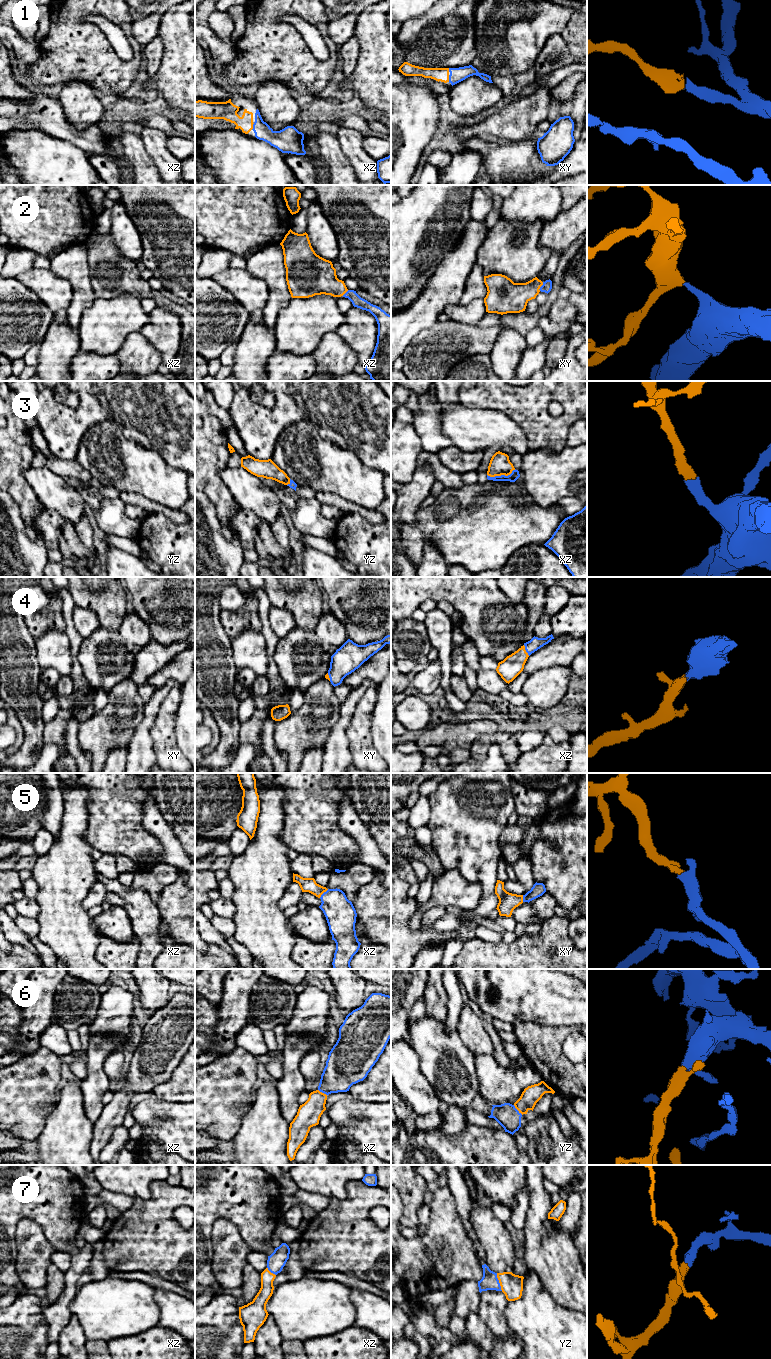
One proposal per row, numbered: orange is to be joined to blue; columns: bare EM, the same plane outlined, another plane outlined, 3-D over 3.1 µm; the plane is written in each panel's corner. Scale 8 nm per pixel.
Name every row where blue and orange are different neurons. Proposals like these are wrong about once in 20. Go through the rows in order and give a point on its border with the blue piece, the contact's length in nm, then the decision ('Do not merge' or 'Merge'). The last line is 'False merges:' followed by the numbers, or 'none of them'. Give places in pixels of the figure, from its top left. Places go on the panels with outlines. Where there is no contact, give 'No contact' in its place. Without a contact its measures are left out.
1: Touches blue at xz (253, 126). Shared border 60 nm. Merge
2: Touches blue at xy (541, 286). Shared border 80 nm. Merge
3: Touches blue at xz (501, 475). Shared border 240 nm. Merge
4: Touches blue at xz (525, 649). Shared border 100 nm. Merge
5: Touches blue at xz (323, 893). Shared border 100 nm. Merge
6: Touches blue at yz (517, 1110). Shared border 110 nm. Merge
7: Touches blue at yz (498, 1282). Shared border 150 nm. Merge
False merges: none of them

